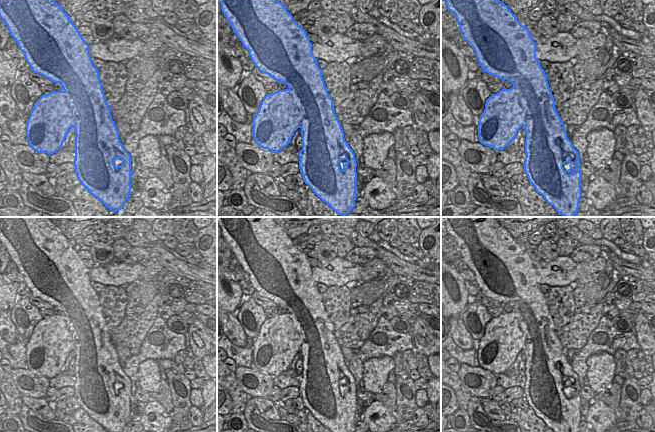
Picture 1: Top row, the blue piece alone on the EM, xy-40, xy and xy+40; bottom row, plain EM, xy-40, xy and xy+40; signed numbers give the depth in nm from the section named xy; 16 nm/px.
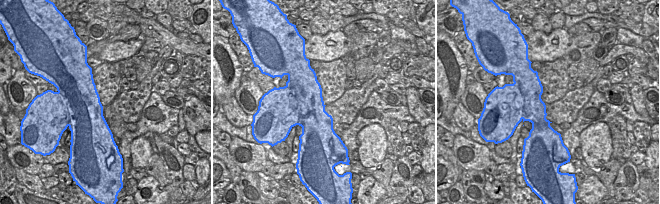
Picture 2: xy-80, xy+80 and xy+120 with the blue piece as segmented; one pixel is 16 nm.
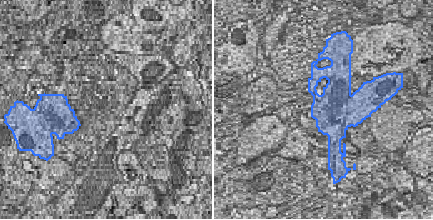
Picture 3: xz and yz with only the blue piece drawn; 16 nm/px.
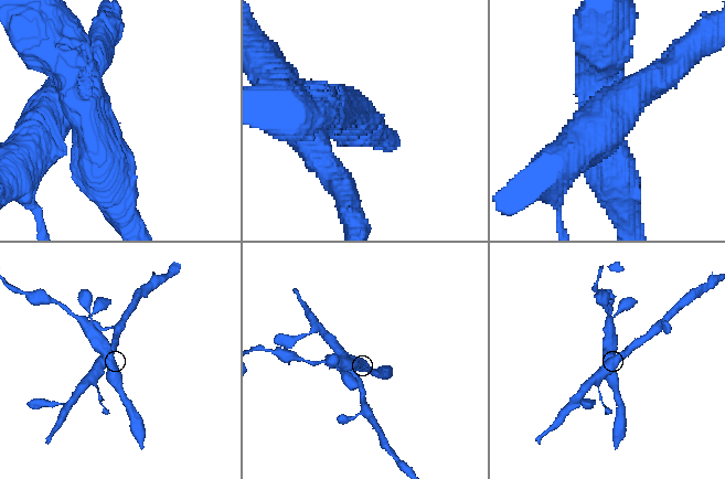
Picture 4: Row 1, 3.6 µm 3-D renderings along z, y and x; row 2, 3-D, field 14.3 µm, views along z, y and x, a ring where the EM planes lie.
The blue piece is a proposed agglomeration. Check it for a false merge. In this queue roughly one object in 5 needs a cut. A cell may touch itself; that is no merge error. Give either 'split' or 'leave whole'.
split

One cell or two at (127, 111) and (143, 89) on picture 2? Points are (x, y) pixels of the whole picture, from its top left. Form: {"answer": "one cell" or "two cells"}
{"answer": "one cell"}

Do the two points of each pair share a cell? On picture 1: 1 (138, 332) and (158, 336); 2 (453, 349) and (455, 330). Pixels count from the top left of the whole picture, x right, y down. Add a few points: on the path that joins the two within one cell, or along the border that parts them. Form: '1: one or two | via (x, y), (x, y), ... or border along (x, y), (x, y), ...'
1: two | border along (156, 316), (139, 348)
2: two | border along (451, 336), (452, 340), (461, 348), (473, 348)

